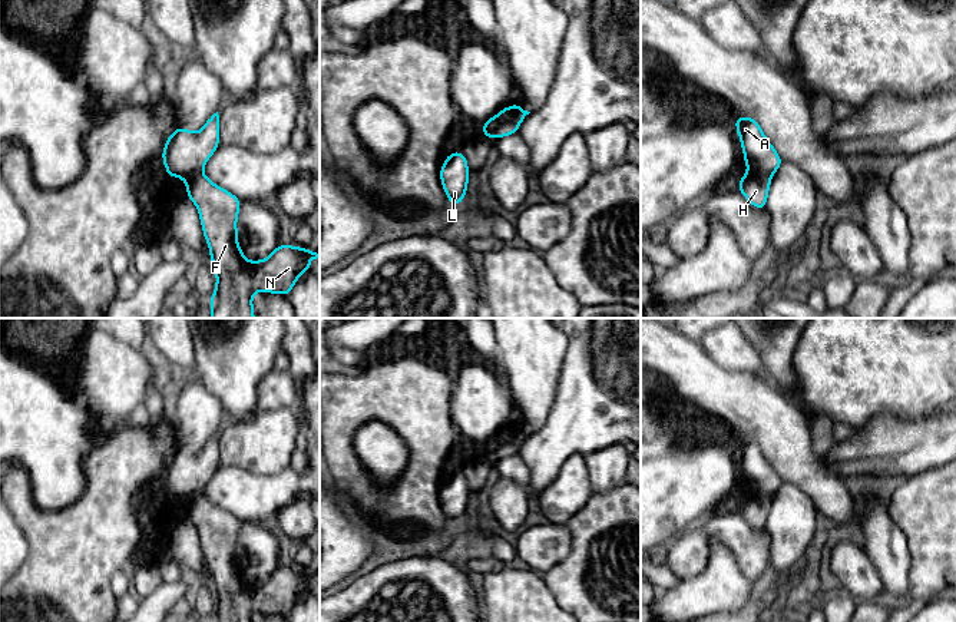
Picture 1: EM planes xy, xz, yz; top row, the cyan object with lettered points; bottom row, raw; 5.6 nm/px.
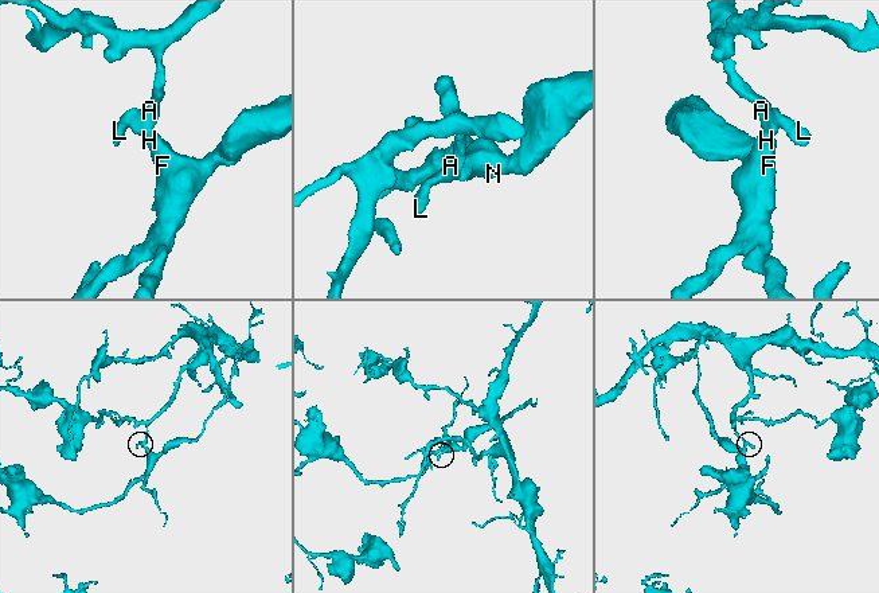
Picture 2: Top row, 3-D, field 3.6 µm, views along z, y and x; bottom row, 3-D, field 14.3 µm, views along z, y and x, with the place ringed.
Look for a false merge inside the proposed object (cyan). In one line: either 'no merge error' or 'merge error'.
merge error

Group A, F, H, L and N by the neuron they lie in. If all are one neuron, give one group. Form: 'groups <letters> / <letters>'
groups A L / F H N

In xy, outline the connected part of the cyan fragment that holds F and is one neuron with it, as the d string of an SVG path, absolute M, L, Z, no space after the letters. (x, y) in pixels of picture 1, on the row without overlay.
M196 494L186 503L186 517L199 533L202 553L215 589L216 606L209 622L252 622L257 612L284 618L320 575L311 569L279 565L268 579L247 582L238 566L238 533L241 520Z

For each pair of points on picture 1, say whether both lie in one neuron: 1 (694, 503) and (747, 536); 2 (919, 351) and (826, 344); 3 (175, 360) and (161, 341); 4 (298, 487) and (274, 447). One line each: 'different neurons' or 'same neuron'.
1: different neurons
2: same neuron
3: same neuron
4: different neurons

